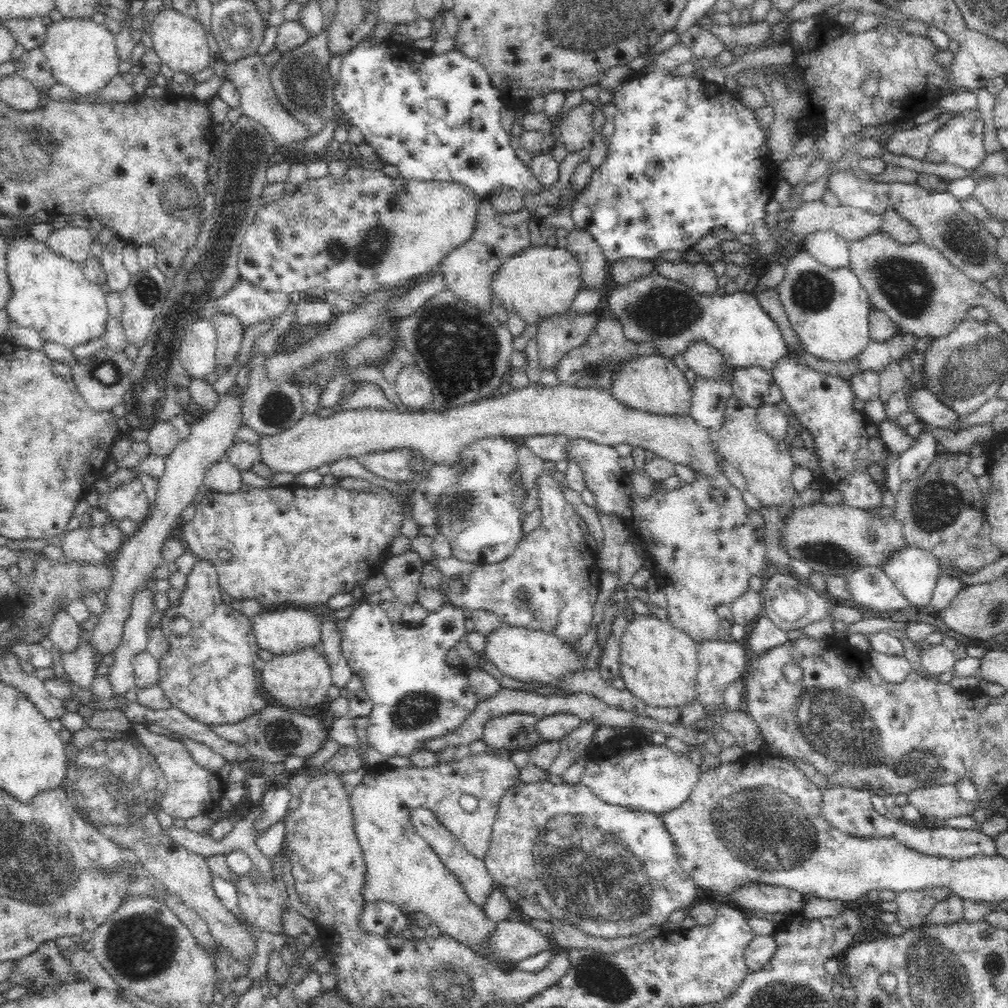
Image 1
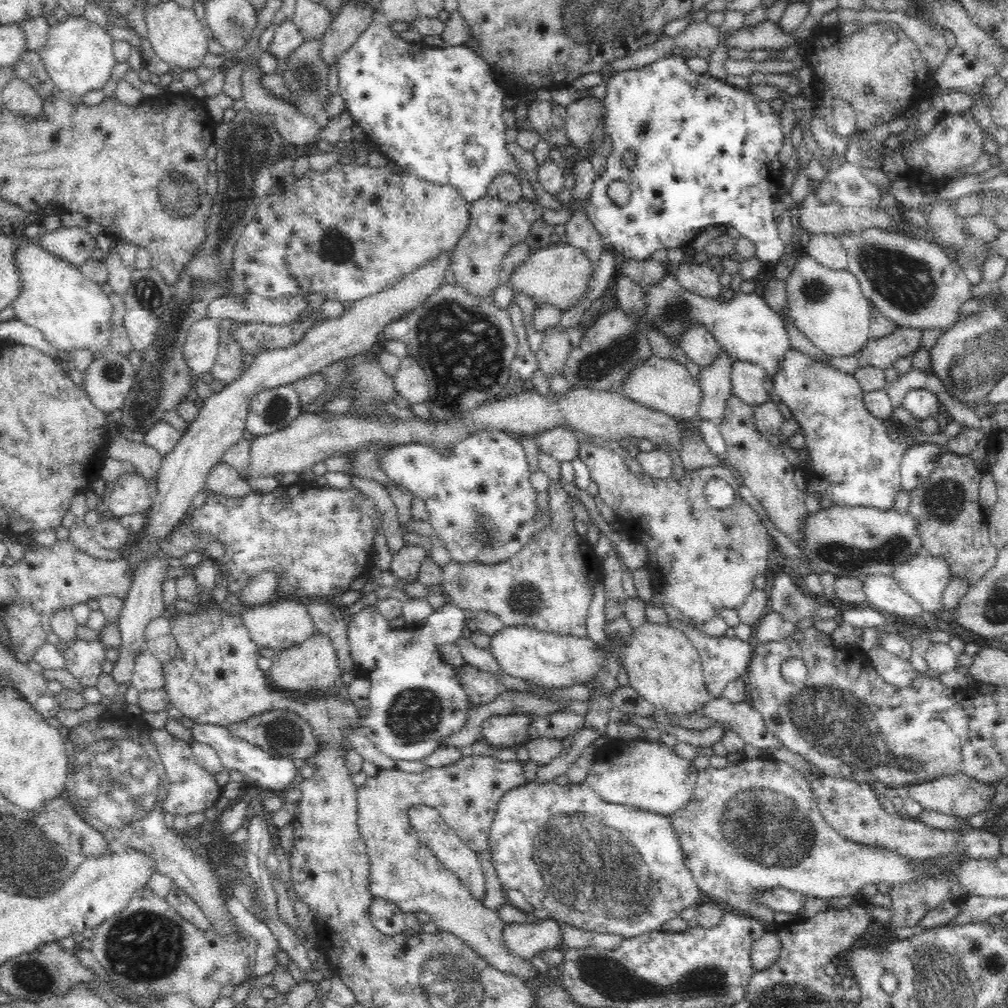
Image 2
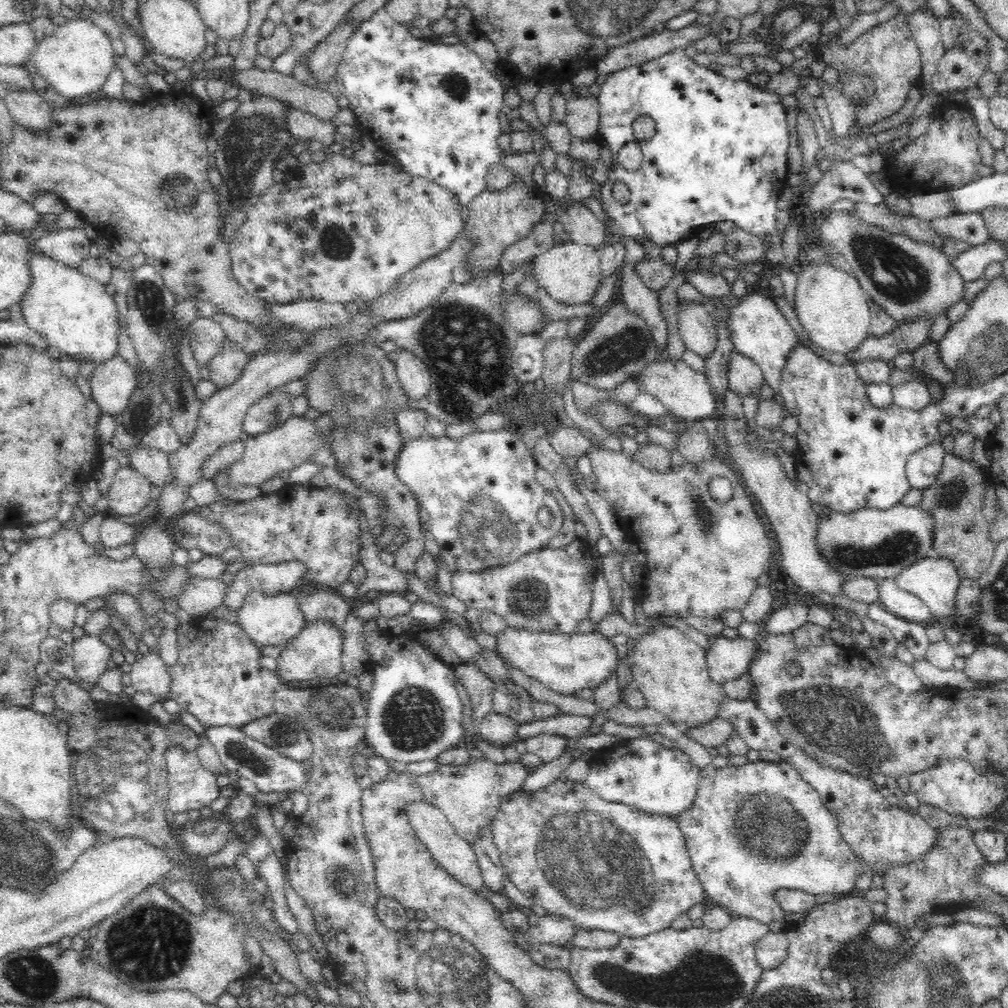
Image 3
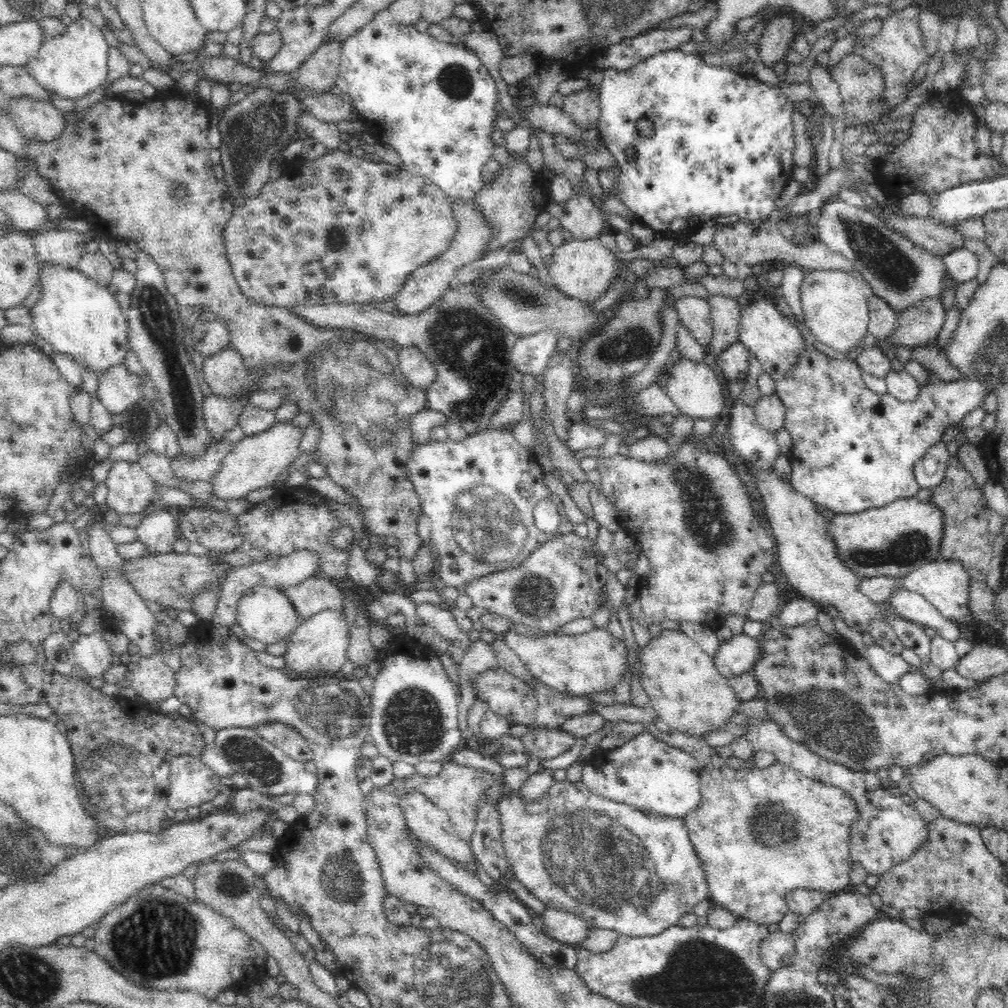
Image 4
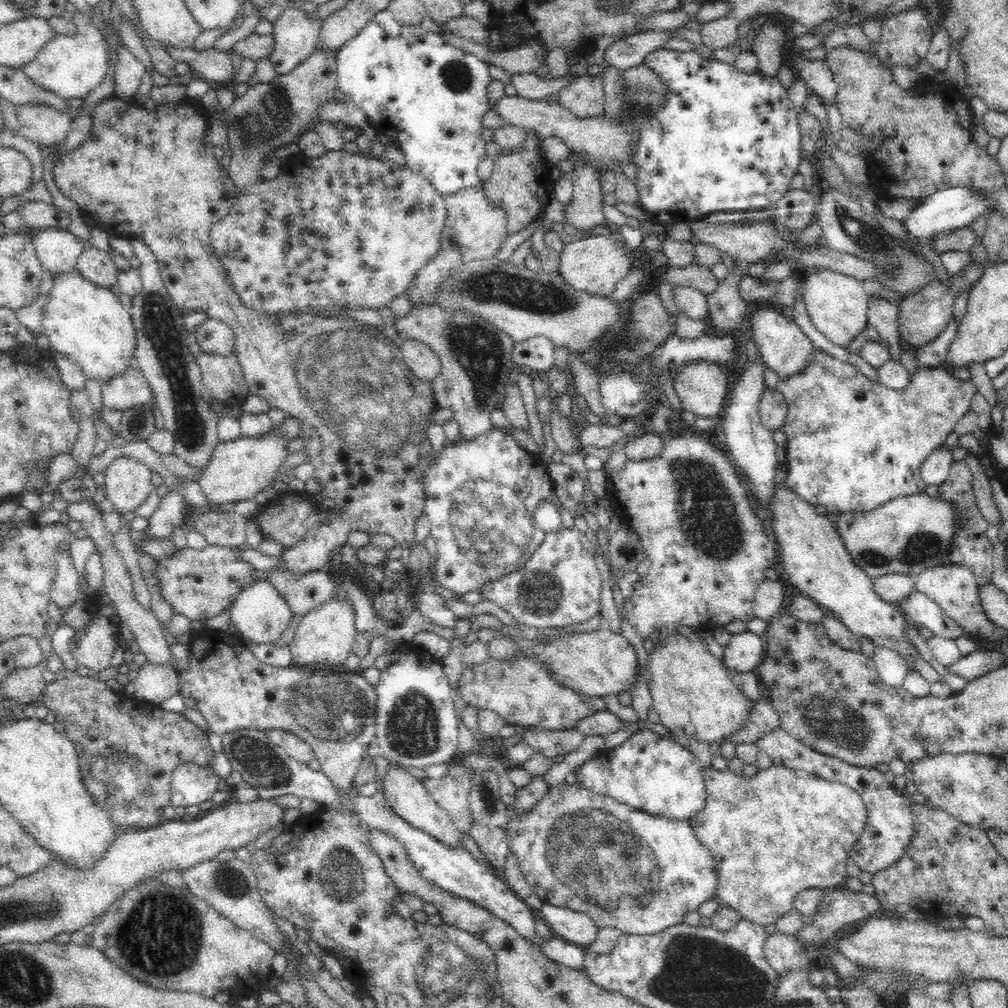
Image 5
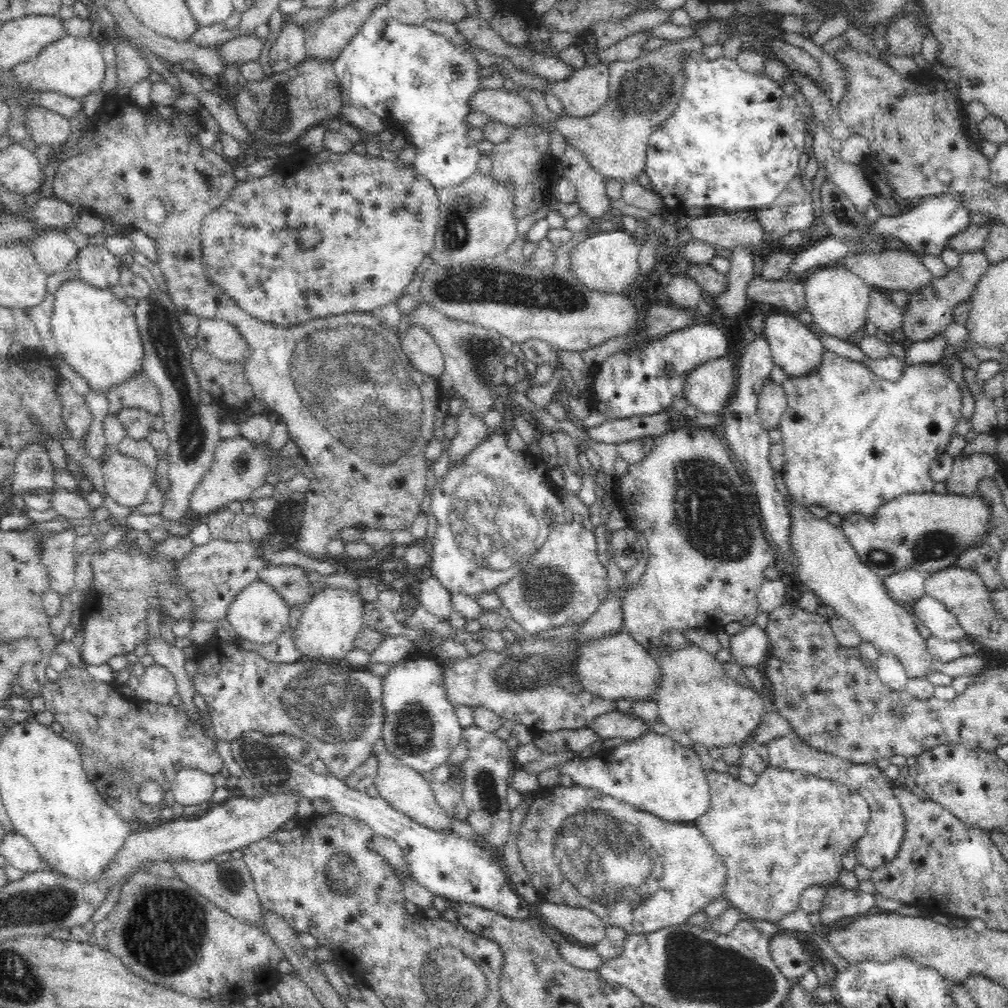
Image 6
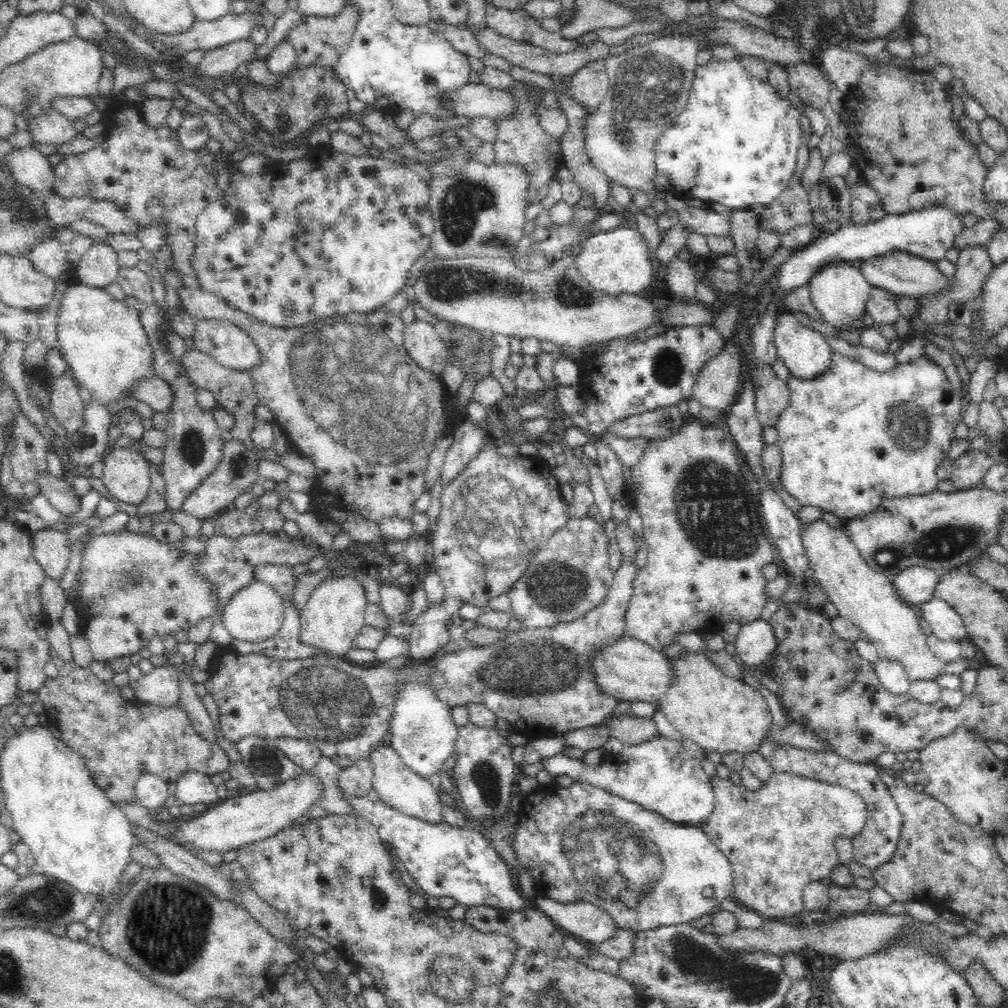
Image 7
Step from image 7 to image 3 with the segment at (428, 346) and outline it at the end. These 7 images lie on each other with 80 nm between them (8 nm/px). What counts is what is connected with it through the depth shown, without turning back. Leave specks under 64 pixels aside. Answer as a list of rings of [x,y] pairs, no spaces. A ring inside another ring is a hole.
[[[401,349],[395,361],[395,367],[397,380],[404,388],[404,392],[411,396],[412,401],[420,401],[428,394],[432,374],[419,356],[416,356],[414,352]]]

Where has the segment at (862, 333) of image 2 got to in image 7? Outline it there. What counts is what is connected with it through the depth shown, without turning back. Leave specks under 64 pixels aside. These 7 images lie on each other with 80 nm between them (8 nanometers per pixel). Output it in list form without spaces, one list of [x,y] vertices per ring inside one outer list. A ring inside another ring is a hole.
[[[838,260],[830,262],[819,268],[807,282],[810,298],[815,309],[820,313],[821,319],[828,322],[833,328],[843,328],[850,331],[852,322],[866,313],[866,303],[872,288],[864,278],[855,262]]]

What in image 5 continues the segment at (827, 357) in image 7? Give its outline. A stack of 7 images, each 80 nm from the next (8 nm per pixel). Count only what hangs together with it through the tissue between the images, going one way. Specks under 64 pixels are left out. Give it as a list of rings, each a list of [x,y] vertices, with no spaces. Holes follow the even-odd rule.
[[[771,307],[760,308],[750,317],[750,338],[756,342],[759,356],[768,370],[774,370],[780,379],[798,375],[807,367],[808,361],[818,350],[804,332],[782,313]]]

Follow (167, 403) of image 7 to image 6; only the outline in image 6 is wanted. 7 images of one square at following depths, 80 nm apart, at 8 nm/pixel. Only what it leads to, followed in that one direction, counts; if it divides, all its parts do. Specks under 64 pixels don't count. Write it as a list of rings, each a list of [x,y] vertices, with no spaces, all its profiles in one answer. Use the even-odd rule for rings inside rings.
[[[138,371],[124,384],[108,390],[106,399],[109,413],[114,415],[121,409],[136,408],[156,416],[161,414],[163,403],[162,393],[155,381]]]

